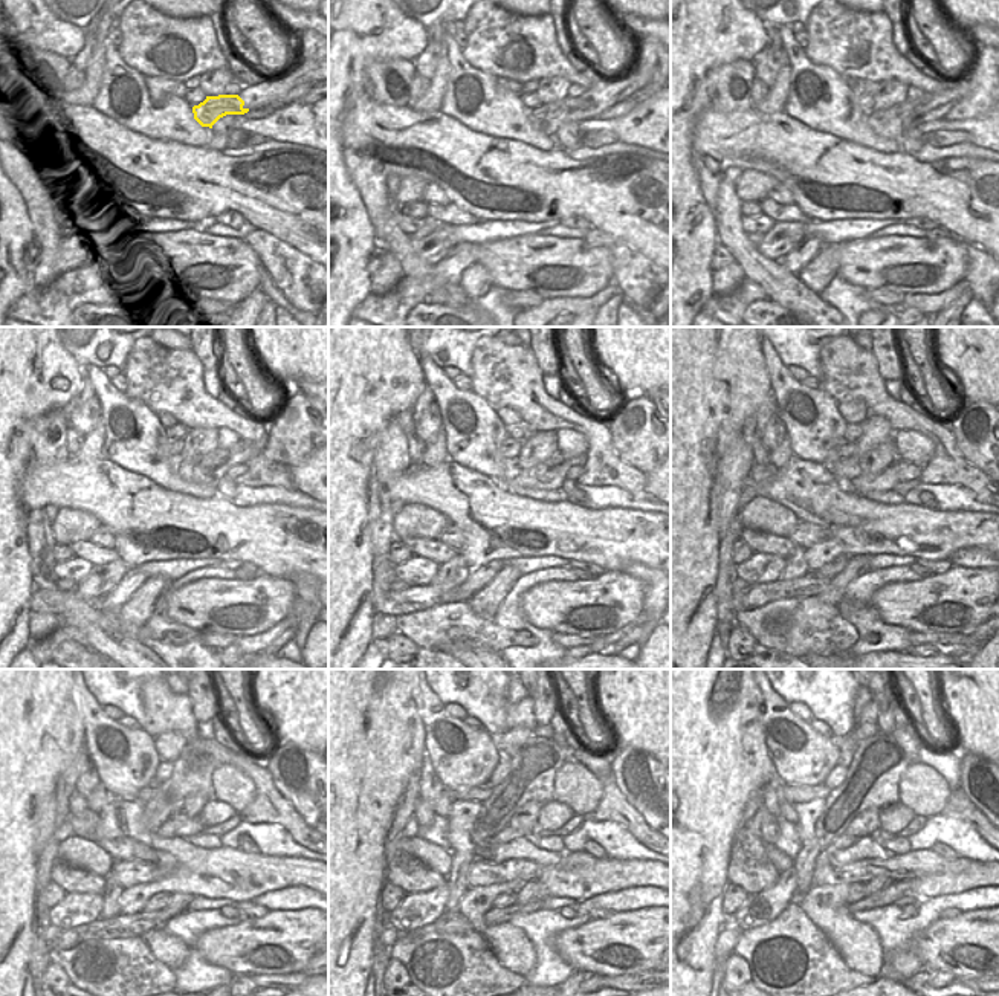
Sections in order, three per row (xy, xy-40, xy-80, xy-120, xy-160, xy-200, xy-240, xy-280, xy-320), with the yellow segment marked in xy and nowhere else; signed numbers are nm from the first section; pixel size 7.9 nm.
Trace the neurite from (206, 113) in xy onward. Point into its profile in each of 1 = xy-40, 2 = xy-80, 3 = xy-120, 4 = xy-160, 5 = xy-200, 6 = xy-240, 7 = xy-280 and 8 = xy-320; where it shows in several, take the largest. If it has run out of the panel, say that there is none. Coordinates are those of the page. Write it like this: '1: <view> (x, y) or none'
1: xy-40 (547, 118)
2: xy-80 (892, 122)
3: xy-120 (208, 469)
4: xy-160 (549, 475)
5: xy-200 (886, 480)
6: xy-240 (170, 828)
7: xy-280 (507, 833)
8: xy-320 (843, 840)

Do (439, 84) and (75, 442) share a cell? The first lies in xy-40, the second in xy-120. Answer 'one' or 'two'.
two

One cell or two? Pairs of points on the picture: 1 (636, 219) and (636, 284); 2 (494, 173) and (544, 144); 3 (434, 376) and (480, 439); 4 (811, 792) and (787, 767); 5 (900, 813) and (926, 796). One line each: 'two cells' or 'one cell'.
1: two cells
2: two cells
3: one cell
4: two cells
5: two cells

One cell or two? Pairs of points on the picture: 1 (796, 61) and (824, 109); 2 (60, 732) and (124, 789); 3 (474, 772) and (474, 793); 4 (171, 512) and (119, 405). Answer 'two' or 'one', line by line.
1: one
2: two
3: two
4: two

